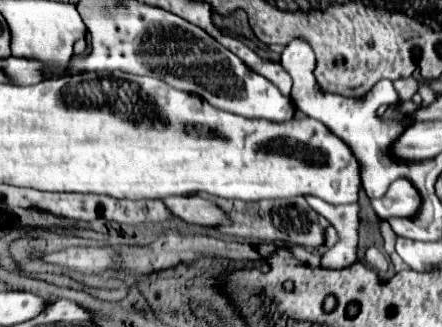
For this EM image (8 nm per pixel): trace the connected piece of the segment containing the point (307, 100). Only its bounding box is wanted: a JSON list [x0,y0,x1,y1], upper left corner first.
[280,40,412,198]

